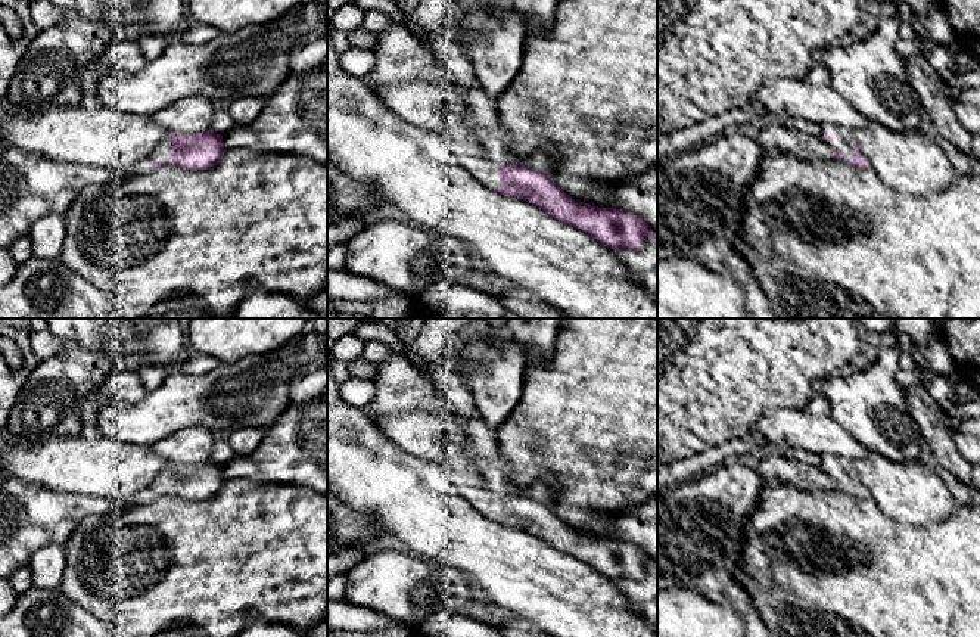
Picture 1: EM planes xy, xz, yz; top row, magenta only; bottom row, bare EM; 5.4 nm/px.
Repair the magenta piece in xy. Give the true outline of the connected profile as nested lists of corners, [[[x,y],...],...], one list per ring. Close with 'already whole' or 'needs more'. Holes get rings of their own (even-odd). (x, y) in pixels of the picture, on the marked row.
[[[167,130],[149,156],[149,165],[175,165],[184,170],[206,170],[217,165],[225,149],[223,136],[211,130],[203,134],[184,134]]] | needs more

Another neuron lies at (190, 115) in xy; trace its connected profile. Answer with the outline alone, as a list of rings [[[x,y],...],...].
[[[192,96],[153,112],[150,118],[165,130],[184,134],[203,134],[211,127],[214,112],[209,99]]]

